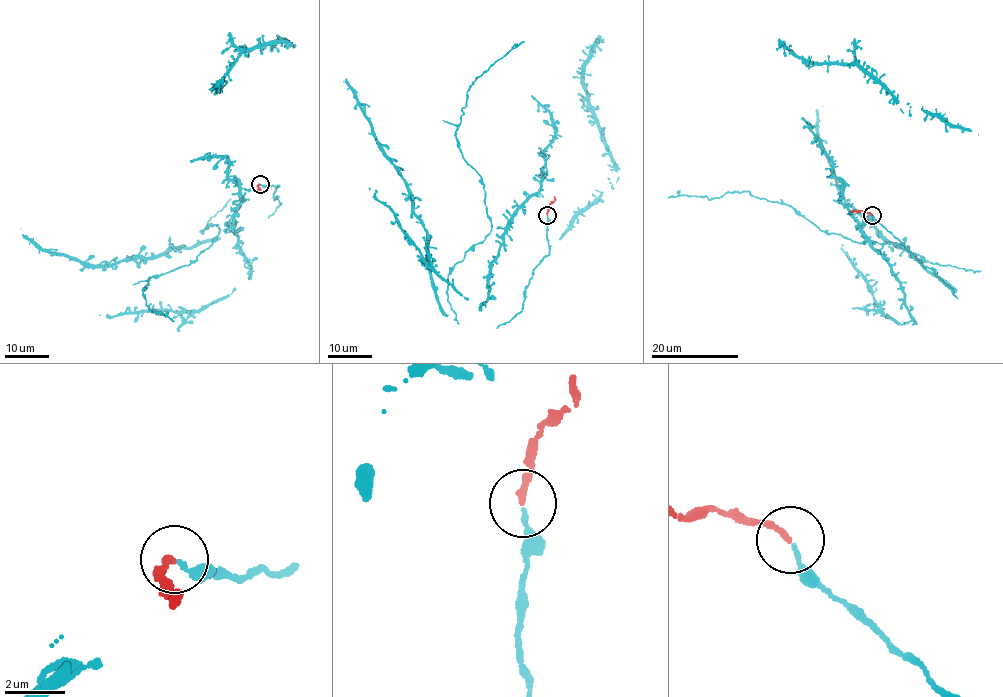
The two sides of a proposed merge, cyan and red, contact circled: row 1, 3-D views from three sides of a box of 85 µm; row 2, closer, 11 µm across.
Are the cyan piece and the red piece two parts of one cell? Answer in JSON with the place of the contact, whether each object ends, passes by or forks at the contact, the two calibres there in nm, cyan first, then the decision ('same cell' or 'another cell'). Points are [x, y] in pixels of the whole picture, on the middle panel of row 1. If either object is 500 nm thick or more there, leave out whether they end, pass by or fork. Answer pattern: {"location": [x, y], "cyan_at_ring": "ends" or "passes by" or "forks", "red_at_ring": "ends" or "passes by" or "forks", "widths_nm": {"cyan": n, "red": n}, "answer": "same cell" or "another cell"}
{"location": [547, 215], "cyan_at_ring": "ends", "red_at_ring": "ends", "widths_nm": {"cyan": 150, "red": 220}, "answer": "same cell"}

